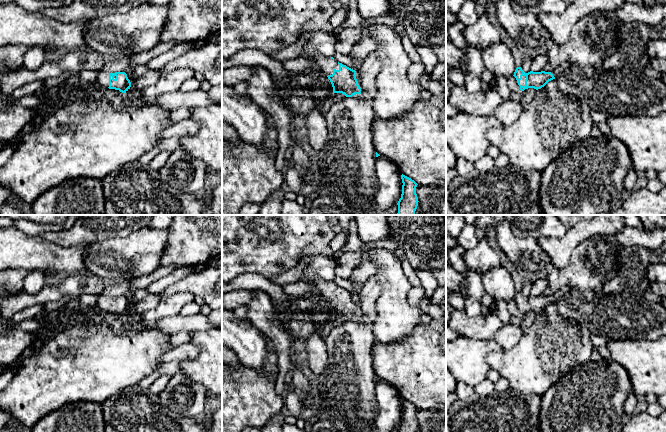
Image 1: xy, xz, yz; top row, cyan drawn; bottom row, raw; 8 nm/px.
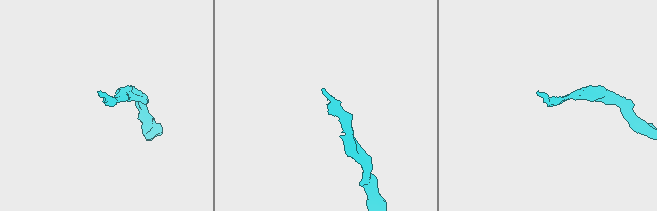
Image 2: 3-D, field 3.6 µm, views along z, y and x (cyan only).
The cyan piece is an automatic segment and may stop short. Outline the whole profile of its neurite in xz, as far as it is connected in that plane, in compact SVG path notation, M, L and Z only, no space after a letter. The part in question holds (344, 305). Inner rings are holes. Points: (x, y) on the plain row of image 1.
M317 279L314 281L317 292L323 295L330 304L333 317L342 317L346 321L361 318L356 303L356 295L334 284L333 281Z

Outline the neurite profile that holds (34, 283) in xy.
M29 271L28 277L25 279L23 291L32 295L38 294L45 286L46 275L44 271Z

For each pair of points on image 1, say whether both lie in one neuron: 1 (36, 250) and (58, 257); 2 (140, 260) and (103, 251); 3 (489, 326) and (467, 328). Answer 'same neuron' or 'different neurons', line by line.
1: same neuron
2: same neuron
3: same neuron

